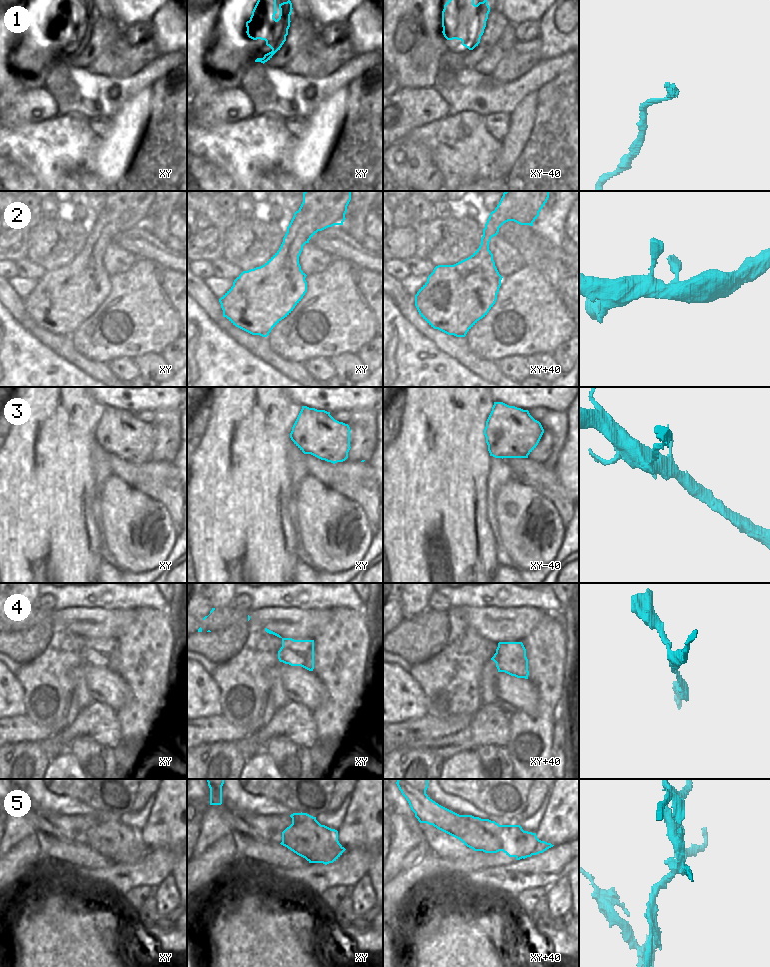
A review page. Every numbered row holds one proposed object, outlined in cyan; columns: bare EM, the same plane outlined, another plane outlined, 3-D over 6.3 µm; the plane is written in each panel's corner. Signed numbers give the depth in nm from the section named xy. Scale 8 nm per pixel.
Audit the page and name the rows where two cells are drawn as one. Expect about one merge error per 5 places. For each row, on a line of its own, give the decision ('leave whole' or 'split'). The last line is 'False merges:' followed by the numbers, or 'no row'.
1: leave whole
2: leave whole
3: leave whole
4: leave whole
5: split
False merges: 5

